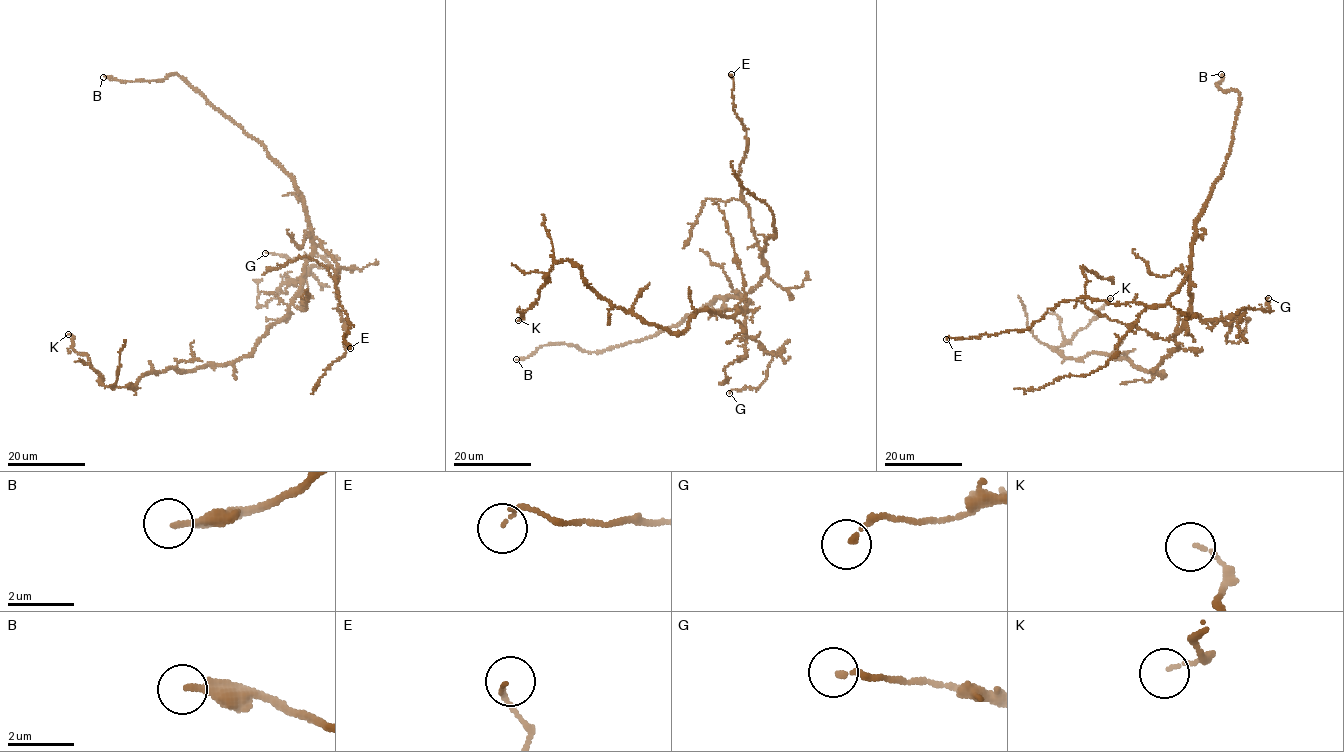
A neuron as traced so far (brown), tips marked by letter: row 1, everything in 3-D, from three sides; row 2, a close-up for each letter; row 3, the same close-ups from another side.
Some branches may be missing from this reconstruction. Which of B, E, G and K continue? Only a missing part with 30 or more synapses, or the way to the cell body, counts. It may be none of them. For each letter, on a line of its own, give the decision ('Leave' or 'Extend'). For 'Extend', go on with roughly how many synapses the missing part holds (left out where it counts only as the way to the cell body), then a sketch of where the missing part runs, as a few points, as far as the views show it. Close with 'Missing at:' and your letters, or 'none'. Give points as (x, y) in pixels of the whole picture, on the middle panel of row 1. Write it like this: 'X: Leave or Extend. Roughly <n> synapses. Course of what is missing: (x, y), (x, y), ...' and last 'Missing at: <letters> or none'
B: Extend. Roughly 170 synapses
E: Leave
G: Leave
K: Leave
Missing at: B

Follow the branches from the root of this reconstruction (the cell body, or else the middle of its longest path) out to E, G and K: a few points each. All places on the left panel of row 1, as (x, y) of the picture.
E: (292, 300), (315, 237), (339, 268), (334, 287), (351, 325), (343, 339), (350, 348)
G: (292, 300), (300, 283), (295, 280), (328, 261), (318, 255), (289, 260), (265, 253)
K: (292, 300), (290, 313), (247, 355), (192, 371), (144, 374), (133, 389), (103, 384), (68, 334)

